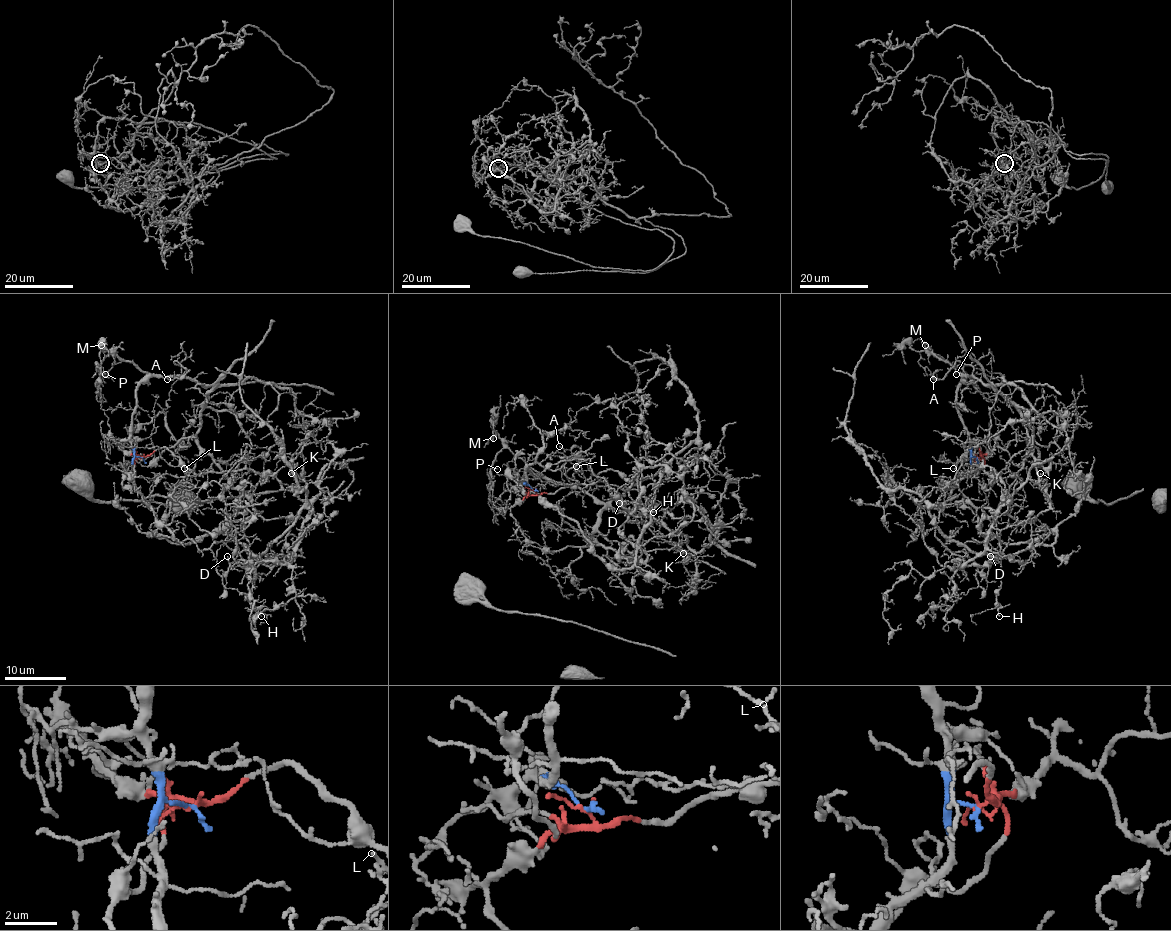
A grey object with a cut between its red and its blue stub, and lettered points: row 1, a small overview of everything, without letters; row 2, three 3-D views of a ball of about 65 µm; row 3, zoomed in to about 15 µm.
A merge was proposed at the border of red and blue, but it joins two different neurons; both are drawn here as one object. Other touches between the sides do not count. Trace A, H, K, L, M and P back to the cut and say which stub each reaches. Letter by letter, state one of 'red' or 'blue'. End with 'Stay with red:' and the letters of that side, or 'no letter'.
A: blue
H: red
K: blue
L: red
M: blue
P: blue
Stay with red: H, L

